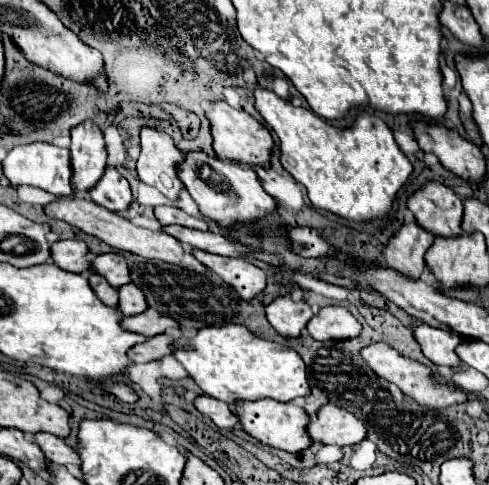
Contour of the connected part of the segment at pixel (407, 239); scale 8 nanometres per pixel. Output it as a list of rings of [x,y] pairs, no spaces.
[[[414,221],[404,223],[404,227],[386,245],[386,249],[382,253],[384,263],[390,269],[404,273],[410,279],[420,279],[420,275],[426,267],[424,255],[432,243],[434,243],[434,235],[426,233]]]

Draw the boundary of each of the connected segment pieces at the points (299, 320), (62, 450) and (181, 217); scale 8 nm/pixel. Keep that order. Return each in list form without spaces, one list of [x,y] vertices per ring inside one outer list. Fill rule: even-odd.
[[[280,295],[266,307],[266,317],[282,337],[298,337],[312,319],[312,309],[304,301],[294,303],[290,295]]]
[[[34,433],[34,443],[42,449],[48,461],[54,461],[58,465],[78,465],[78,455],[74,453],[72,447],[68,447],[62,439],[58,439],[52,433]]]
[[[160,205],[154,209],[156,213],[156,219],[160,221],[160,225],[172,225],[172,223],[178,223],[178,225],[184,225],[184,227],[190,227],[190,229],[198,229],[198,231],[208,231],[208,223],[204,219],[196,219],[196,217],[190,217],[188,213],[184,213],[182,209],[174,207],[174,205]]]

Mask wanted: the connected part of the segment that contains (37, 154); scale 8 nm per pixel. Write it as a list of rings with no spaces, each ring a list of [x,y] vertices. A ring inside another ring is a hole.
[[[44,141],[18,145],[4,159],[4,175],[8,177],[12,187],[14,187],[14,183],[16,183],[16,187],[20,187],[20,185],[40,187],[56,197],[66,197],[73,193],[70,183],[71,173],[69,149],[56,147],[56,145],[50,145]]]

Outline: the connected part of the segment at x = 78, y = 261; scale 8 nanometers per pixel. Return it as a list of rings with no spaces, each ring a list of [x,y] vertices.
[[[68,239],[68,241],[56,241],[50,245],[50,259],[56,267],[72,273],[84,273],[90,269],[90,257],[88,247],[84,241]]]

